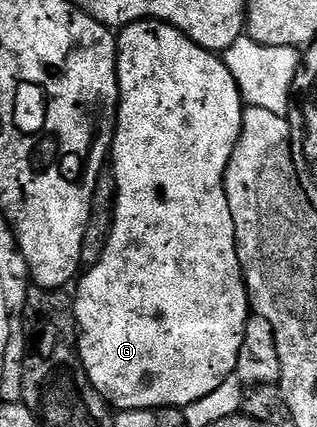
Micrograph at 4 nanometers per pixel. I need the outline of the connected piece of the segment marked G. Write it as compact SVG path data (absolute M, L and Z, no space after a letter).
M145 19L119 30L116 39L116 78L120 84L120 107L116 115L116 133L112 136L110 146L110 167L116 176L116 218L112 224L112 234L106 243L106 251L102 251L102 259L87 266L86 272L75 286L78 352L86 367L86 375L90 375L90 383L94 383L96 390L108 400L109 406L120 411L175 409L210 395L224 380L235 374L238 355L242 351L250 306L248 288L244 286L244 272L238 259L234 215L230 215L224 176L230 163L230 155L240 138L246 106L234 75L230 75L223 60L167 21Z

